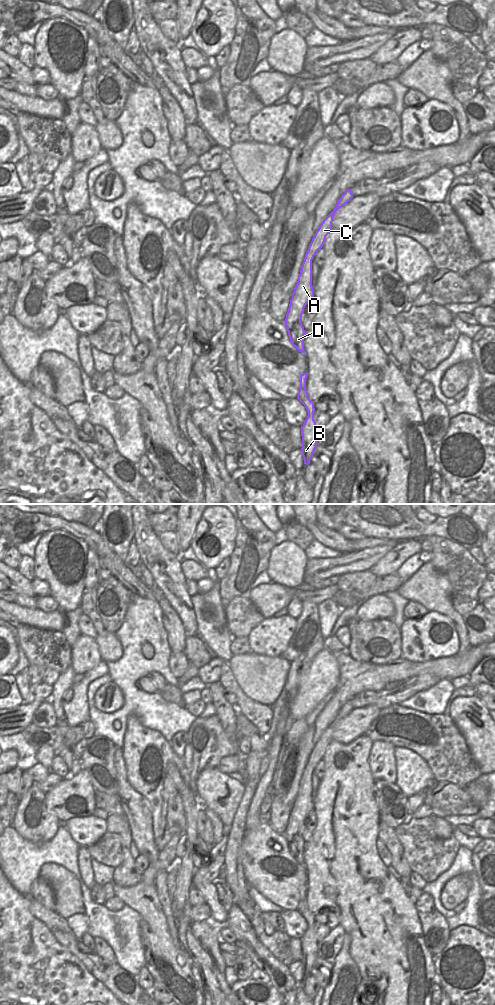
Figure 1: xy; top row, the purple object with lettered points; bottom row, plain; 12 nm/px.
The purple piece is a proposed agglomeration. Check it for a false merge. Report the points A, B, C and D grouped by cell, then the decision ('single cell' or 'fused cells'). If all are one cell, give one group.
A B C D; single cell

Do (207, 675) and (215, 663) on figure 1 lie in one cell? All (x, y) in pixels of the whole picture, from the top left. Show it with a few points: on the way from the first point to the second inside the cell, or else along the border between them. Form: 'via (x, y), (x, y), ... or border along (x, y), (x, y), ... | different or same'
via (210, 672), (213, 666) | same

